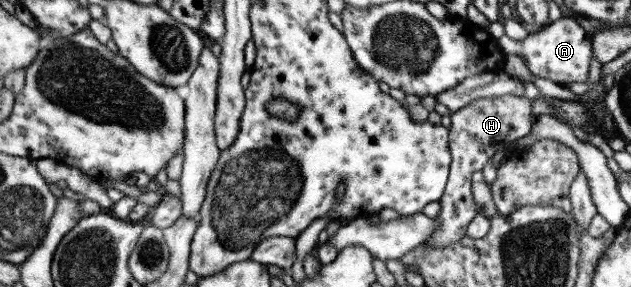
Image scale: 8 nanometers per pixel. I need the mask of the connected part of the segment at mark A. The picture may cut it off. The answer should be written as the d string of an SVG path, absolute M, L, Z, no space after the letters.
M562 17L558 21L546 23L537 32L529 33L516 41L506 37L506 34L496 39L502 55L517 55L521 57L528 71L555 83L584 83L588 77L591 52L591 38L587 31L577 24L573 18Z

